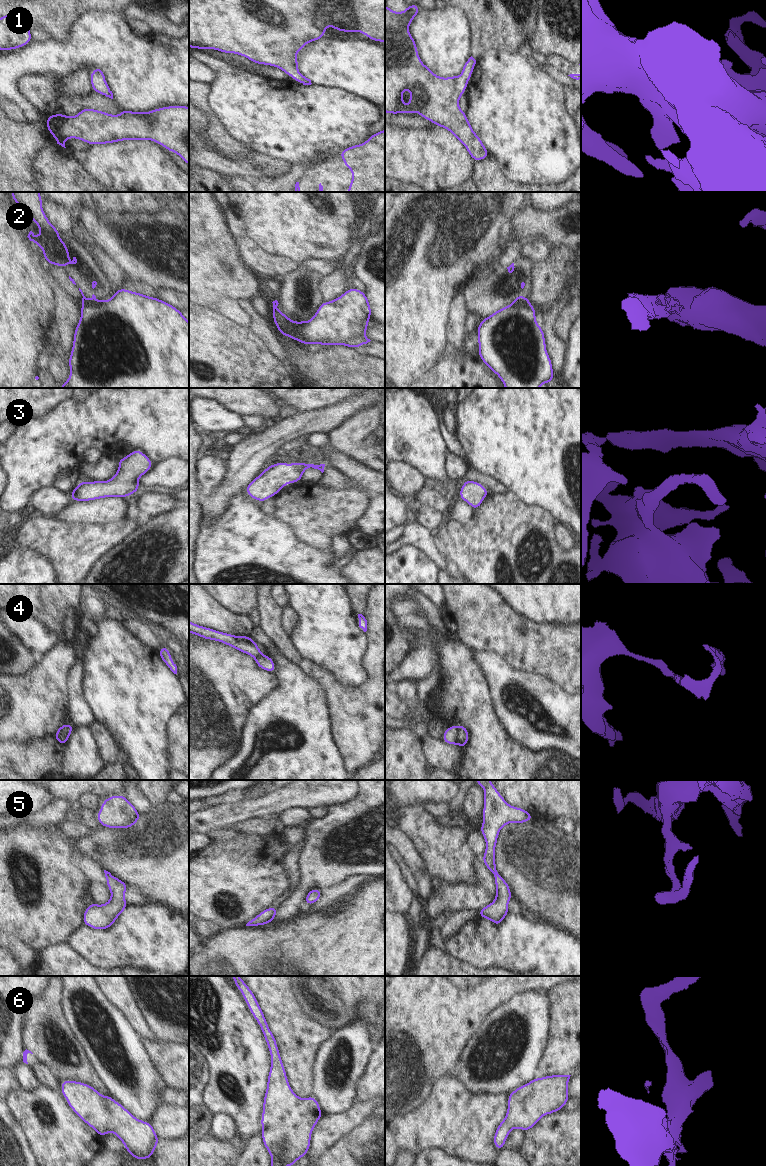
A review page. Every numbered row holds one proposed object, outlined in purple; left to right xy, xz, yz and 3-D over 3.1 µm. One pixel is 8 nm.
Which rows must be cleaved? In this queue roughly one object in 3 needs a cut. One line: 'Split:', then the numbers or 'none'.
Split: 2, 4

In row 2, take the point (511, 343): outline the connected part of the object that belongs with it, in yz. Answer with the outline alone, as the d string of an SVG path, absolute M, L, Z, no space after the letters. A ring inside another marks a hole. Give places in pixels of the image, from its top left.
M516 302L482 319L478 325L478 356L499 376L505 388L539 388L543 383L552 384L552 362L535 311L536 308L530 304Z

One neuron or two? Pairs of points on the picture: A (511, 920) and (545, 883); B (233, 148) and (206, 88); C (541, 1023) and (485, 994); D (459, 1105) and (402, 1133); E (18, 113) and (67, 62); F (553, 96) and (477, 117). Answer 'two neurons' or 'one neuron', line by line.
A: two neurons
B: one neuron
C: two neurons
D: one neuron
E: two neurons
F: one neuron

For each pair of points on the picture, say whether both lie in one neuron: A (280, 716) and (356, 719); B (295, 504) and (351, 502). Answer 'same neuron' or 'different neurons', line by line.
A: different neurons
B: same neuron

